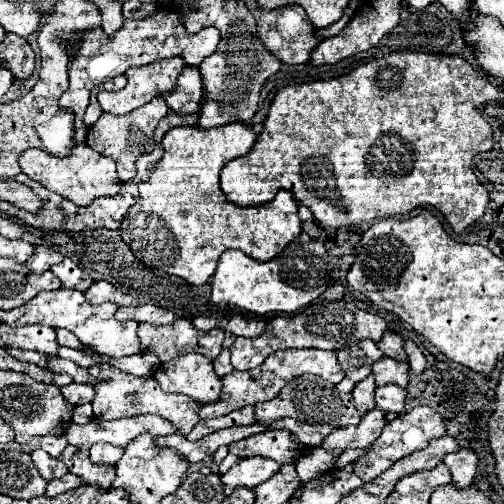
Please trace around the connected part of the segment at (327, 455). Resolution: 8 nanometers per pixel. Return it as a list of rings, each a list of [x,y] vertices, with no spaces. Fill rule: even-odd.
[[[315,446],[309,448],[309,452],[305,456],[301,456],[295,466],[297,466],[297,474],[303,478],[303,484],[307,480],[311,480],[313,476],[321,476],[323,472],[329,472],[335,468],[337,458],[343,452],[335,452],[335,450],[325,450],[323,446]]]

